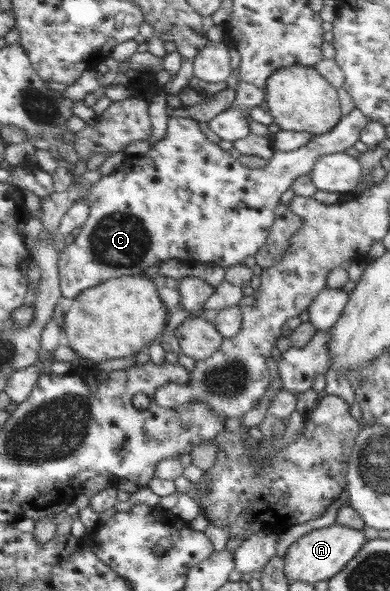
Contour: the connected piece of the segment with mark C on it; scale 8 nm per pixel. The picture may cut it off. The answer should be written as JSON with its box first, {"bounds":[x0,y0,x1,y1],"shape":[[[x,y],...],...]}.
{"bounds":[60,109,368,298],"shape":[[[357,109],[341,115],[330,131],[313,135],[303,146],[294,151],[273,149],[271,158],[262,167],[247,168],[237,158],[233,160],[227,151],[217,146],[199,129],[195,119],[170,117],[165,136],[151,145],[151,149],[136,158],[125,160],[119,172],[101,178],[91,186],[86,203],[92,210],[81,232],[72,244],[68,244],[60,258],[60,287],[62,296],[77,298],[83,291],[98,287],[107,280],[122,276],[137,276],[149,266],[161,265],[177,259],[197,263],[213,263],[222,269],[241,263],[243,258],[253,256],[269,238],[274,210],[279,196],[292,185],[293,180],[309,174],[312,164],[324,154],[346,152],[358,140],[359,131],[368,118]]]}

